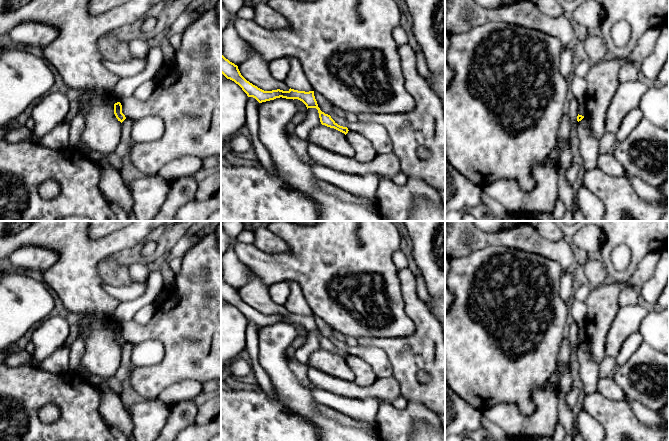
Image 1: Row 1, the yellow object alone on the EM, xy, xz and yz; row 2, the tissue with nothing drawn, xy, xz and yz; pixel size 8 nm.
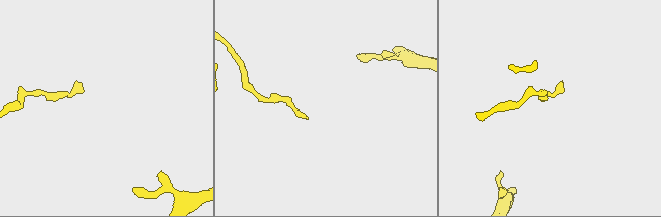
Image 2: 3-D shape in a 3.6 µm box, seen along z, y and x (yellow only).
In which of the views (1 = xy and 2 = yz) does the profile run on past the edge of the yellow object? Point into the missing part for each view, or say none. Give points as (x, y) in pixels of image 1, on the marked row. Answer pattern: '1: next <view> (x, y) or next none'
1: next none
2: next none

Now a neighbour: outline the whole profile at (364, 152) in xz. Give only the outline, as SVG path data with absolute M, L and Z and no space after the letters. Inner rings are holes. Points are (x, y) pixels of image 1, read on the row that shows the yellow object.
M348 131L347 140L355 151L355 159L362 163L369 163L377 156L372 144L359 133Z

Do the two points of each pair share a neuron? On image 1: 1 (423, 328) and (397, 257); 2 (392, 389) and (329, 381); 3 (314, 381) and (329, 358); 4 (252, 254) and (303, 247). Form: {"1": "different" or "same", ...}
{"1": "different", "2": "same", "3": "different", "4": "same"}

